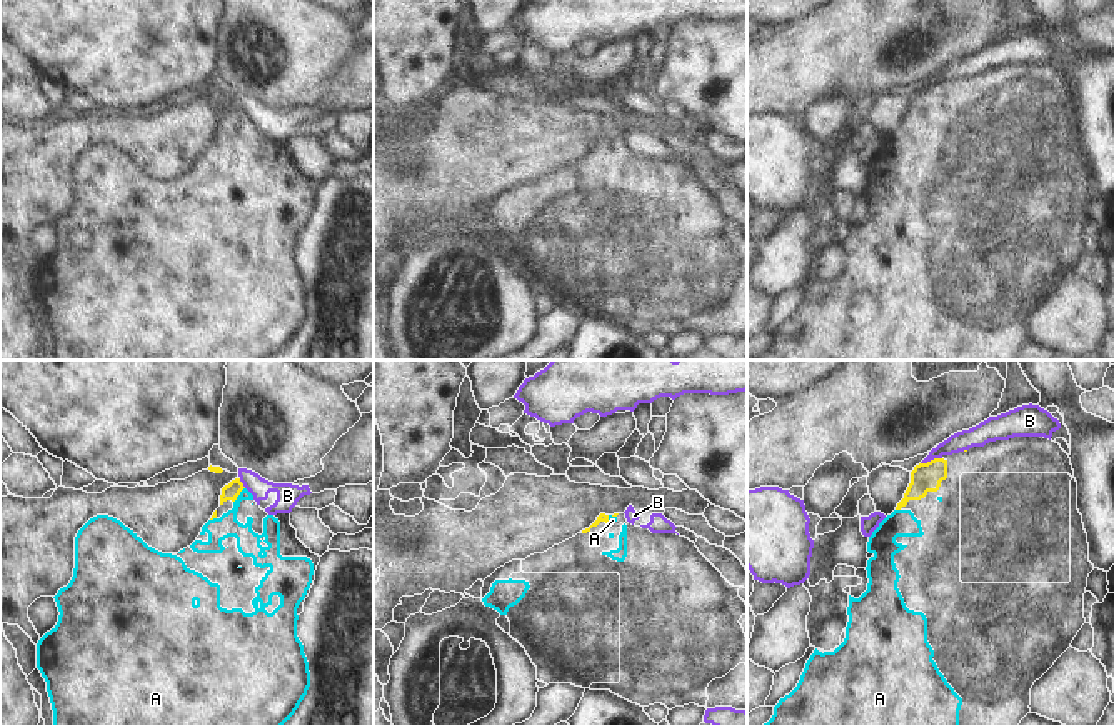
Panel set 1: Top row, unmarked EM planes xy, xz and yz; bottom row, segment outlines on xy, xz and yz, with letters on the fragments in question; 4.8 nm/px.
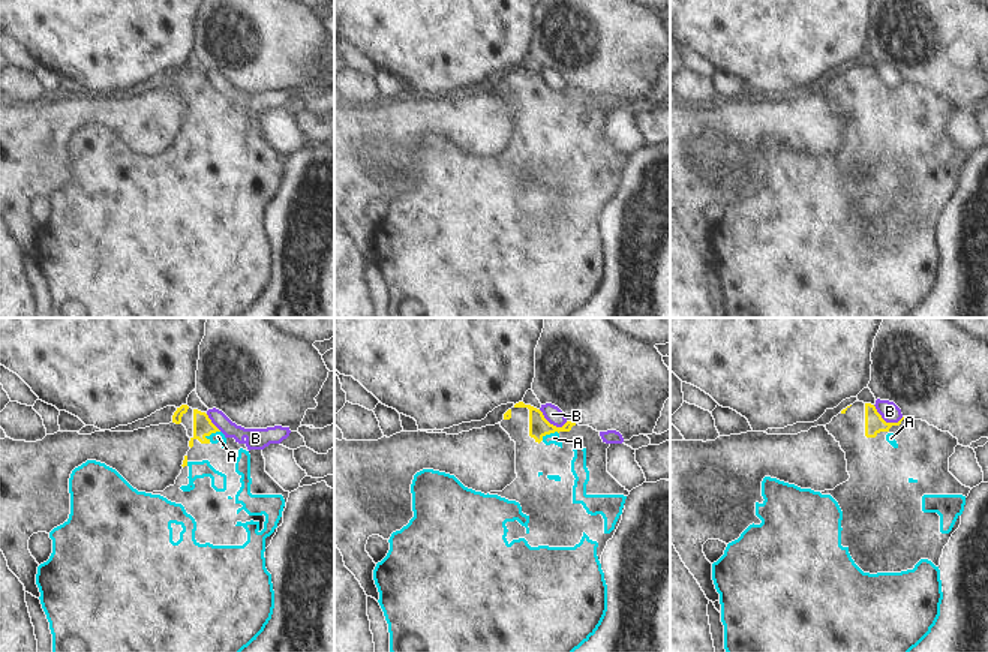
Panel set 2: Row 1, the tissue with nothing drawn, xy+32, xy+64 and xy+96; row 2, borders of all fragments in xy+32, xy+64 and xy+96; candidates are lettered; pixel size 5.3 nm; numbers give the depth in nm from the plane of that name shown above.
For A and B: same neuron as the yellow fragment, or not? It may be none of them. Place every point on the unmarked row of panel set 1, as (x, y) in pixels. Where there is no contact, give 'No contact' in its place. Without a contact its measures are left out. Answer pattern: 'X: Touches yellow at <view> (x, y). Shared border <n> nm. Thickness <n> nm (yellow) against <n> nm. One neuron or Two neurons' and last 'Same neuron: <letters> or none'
A: Touches yellow at xy (239, 120). Shared border 90 nm. Thickness 80 nm (yellow) against 110 nm. One neuron
B: Touches yellow at yz (931, 87). Shared border 110 nm. Thickness 140 nm (yellow) against 100 nm. Two neurons
Same neuron: A

